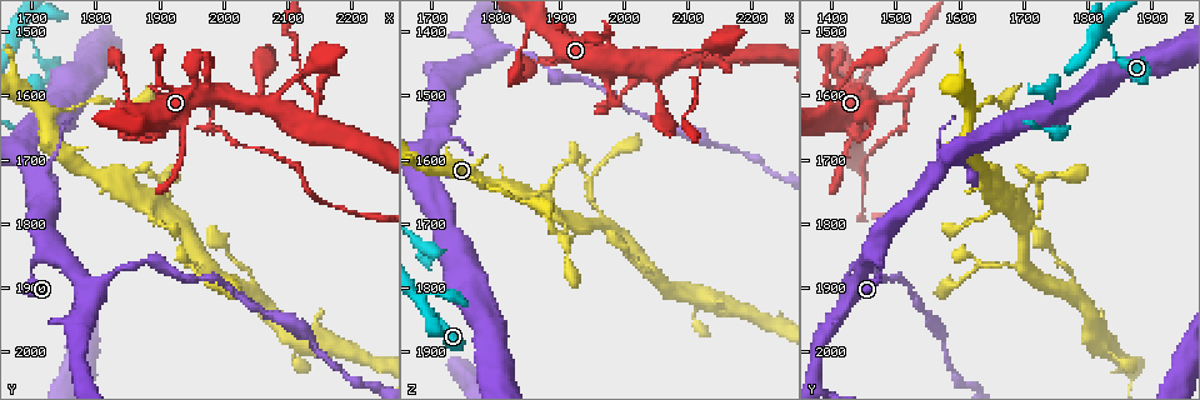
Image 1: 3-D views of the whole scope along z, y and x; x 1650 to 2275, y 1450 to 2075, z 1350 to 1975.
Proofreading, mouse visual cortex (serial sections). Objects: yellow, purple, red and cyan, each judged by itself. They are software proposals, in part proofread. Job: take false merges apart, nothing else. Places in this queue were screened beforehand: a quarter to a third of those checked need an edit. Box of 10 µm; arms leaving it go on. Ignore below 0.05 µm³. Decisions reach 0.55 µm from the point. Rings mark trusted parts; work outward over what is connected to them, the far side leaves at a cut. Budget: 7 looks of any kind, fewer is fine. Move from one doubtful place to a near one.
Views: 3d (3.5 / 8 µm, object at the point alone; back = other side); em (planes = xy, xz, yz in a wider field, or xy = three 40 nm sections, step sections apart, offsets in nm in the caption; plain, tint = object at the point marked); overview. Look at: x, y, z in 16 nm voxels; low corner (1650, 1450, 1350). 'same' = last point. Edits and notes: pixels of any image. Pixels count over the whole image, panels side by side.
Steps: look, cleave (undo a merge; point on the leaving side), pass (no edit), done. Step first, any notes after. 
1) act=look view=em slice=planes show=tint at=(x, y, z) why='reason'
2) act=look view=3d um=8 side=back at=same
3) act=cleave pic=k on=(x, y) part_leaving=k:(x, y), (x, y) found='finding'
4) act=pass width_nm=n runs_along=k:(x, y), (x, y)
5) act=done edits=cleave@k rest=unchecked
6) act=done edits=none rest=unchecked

act=look view=3d um=3.5 at=(1910, 1735, 1710) why='a narrow waist'

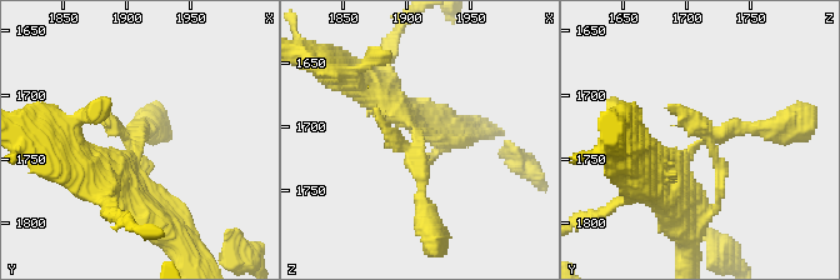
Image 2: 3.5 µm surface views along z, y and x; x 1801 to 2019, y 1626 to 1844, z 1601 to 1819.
act=look view=em slice=xy step=5 show=tint at=(1908, 1738, 1716)

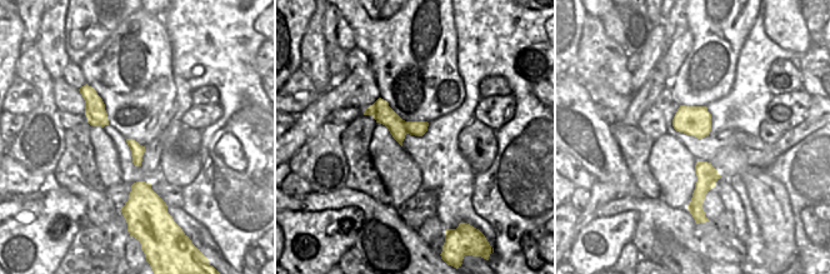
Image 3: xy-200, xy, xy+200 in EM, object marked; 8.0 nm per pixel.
act=pass runs_along=2:(650, 184), (730, 126), (784, 126) found='all the same cell'

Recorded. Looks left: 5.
act=look view=3d um=3.5 at=(1970, 1860, 1705) why='sharp bend'

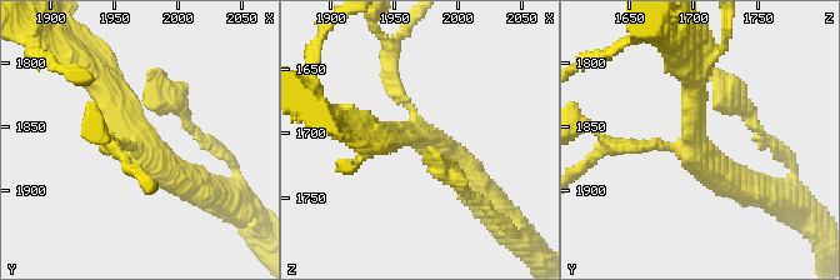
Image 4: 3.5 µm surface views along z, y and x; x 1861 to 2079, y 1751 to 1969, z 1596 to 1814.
act=look view=em slice=xy step=5 show=tint at=(1968, 1862, 1702) arms=3 arm_widths_nm=200,300,400 why='now the EM'

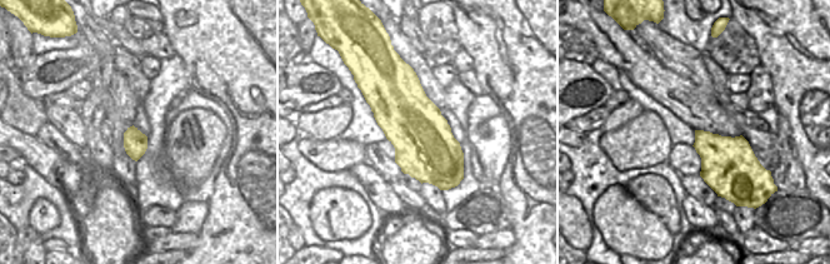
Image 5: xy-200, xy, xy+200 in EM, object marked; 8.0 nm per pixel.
act=pass width_nm=500 runs_along=4:(89, 74), (135, 143), (193, 185) found='continuous, no second cell'

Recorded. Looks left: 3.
act=look view=3d um=3.5 at=(1690, 1505, 1830) why='sudden change in width'

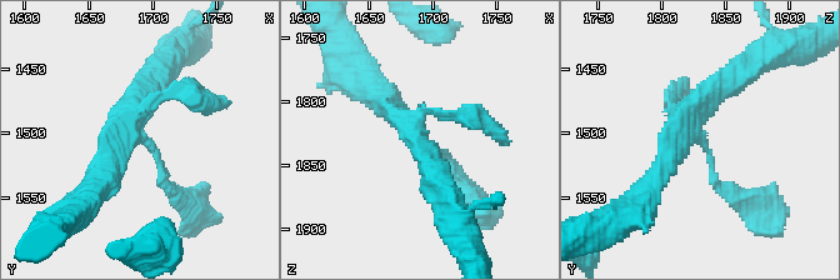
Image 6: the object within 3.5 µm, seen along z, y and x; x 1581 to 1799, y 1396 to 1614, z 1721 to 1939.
act=look view=em slice=xy step=5 show=tint at=(1690, 1502, 1828)

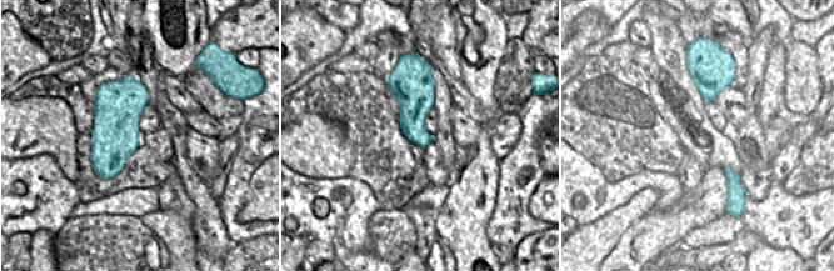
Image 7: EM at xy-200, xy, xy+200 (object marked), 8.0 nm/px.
act=pass runs_along=6:(175, 194), (133, 129), (151, 79) found='all the same cell'

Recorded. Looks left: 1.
act=done edits=none rest=unchecked

